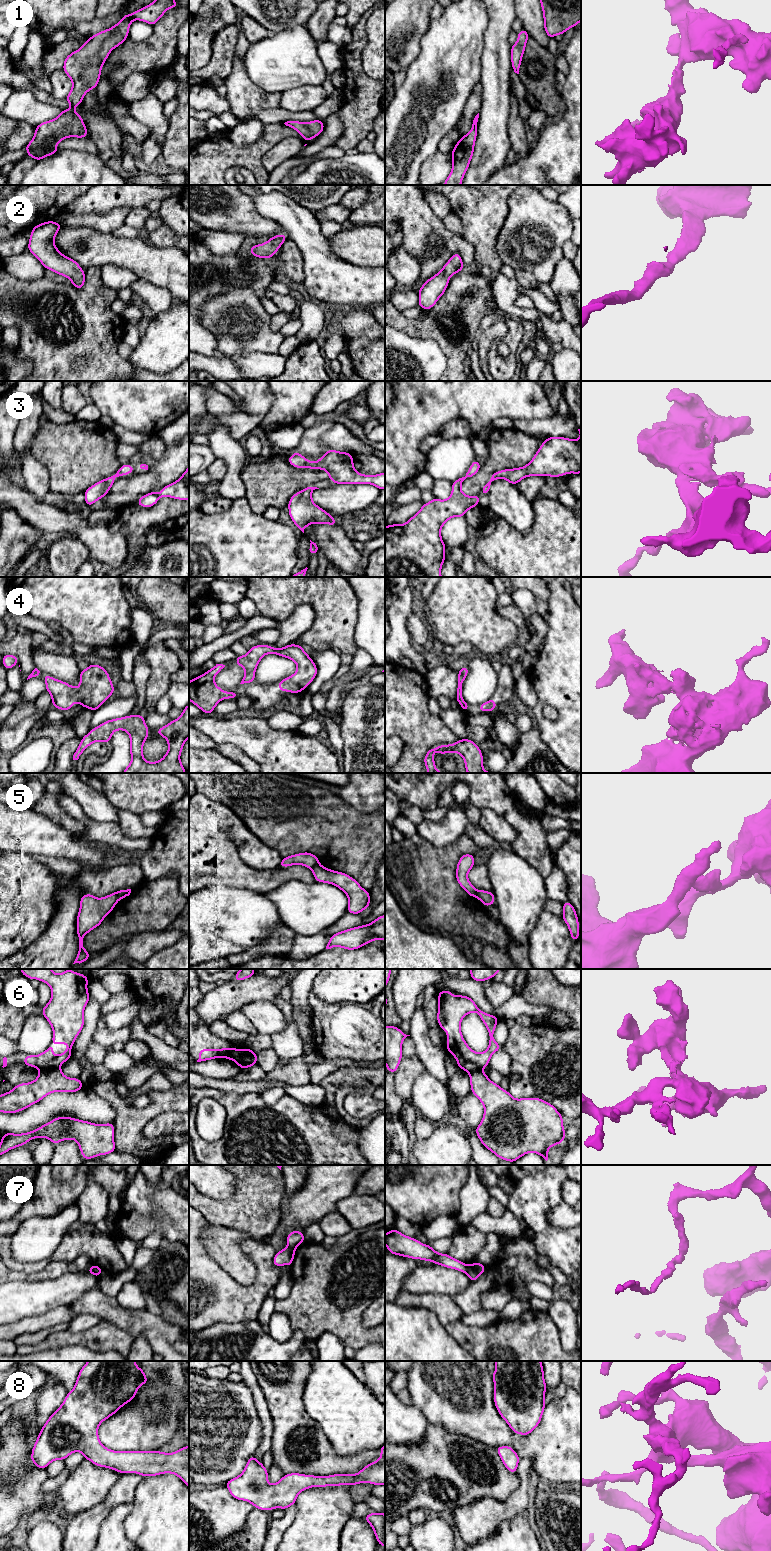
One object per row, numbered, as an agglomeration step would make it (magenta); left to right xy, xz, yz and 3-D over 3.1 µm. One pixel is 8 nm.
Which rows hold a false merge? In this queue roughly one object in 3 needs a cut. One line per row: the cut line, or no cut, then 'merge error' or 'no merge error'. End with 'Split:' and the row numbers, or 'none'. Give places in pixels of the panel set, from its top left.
1: cut none; no merge error
2: cut none; no merge error
3: cut none; no merge error
4: cut none; no merge error
5: cut xy (116, 892), (118, 899); merge error
6: cut xy (59, 1068), (45, 1068), (40, 1071); merge error
7: cut yz (468, 1265), (466, 1273); merge error
8: cut none; no merge error
Split: 5, 6, 7

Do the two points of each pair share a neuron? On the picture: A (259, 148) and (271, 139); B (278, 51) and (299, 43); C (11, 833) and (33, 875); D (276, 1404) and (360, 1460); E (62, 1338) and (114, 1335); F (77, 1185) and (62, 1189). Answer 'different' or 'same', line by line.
A: same
B: same
C: different
D: same
E: same
F: same

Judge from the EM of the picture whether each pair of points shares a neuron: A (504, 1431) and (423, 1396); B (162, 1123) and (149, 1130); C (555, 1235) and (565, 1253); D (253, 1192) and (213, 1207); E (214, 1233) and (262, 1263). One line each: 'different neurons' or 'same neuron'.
A: same neuron
B: same neuron
C: same neuron
D: same neuron
E: different neurons

